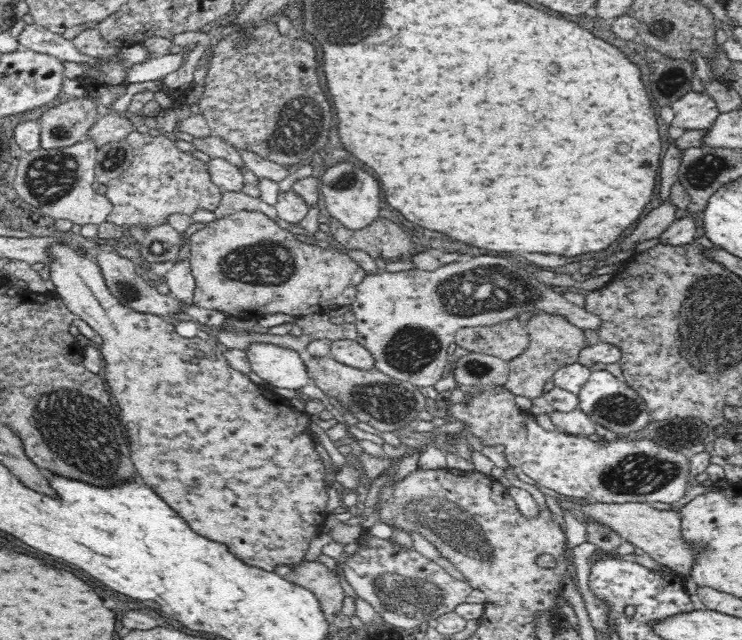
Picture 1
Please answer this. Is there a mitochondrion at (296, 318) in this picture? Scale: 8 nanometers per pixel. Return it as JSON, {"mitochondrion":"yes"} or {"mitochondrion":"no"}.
{"mitochondrion":"no"}

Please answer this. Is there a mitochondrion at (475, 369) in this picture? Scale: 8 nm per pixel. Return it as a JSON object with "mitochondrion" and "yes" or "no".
{"mitochondrion":"yes"}

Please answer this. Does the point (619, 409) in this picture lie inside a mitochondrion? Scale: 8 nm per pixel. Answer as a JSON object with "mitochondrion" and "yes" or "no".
{"mitochondrion":"yes"}

